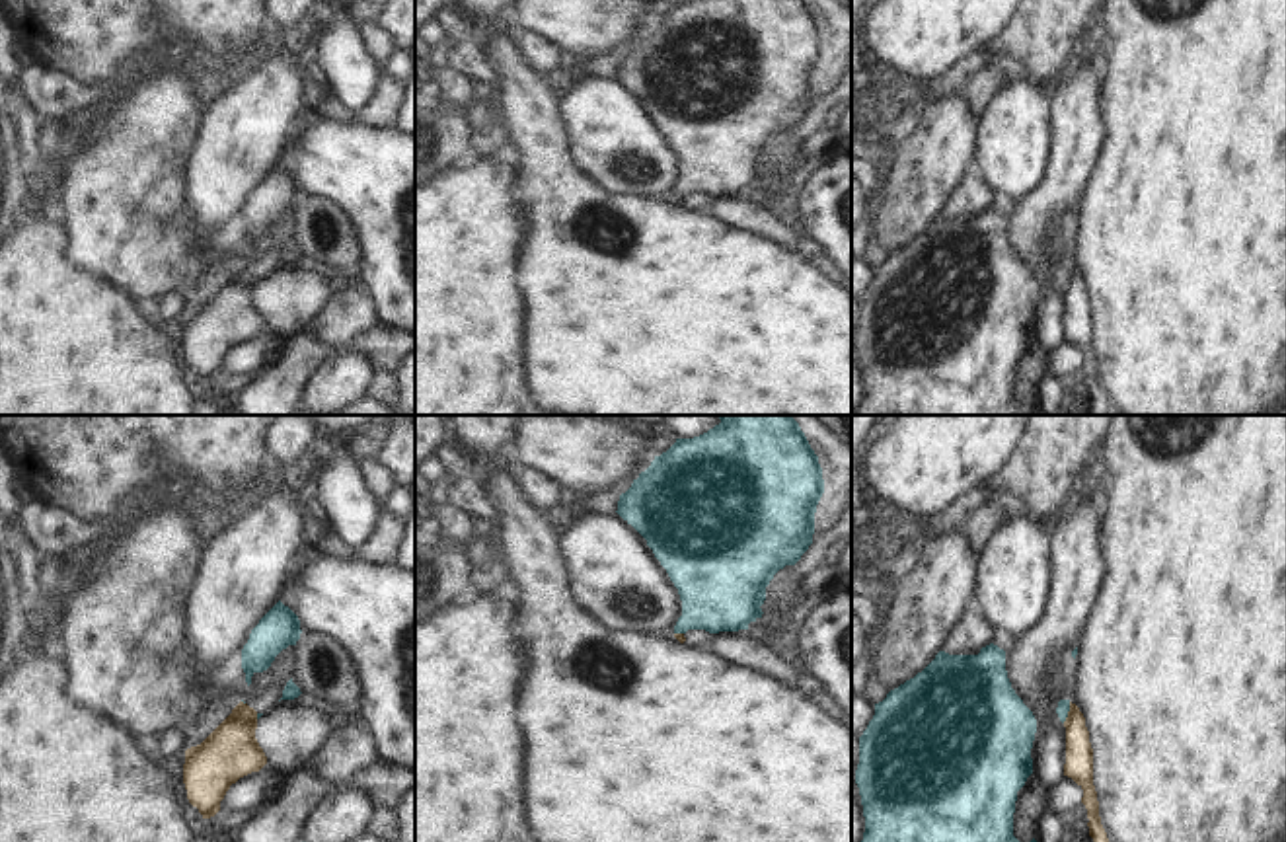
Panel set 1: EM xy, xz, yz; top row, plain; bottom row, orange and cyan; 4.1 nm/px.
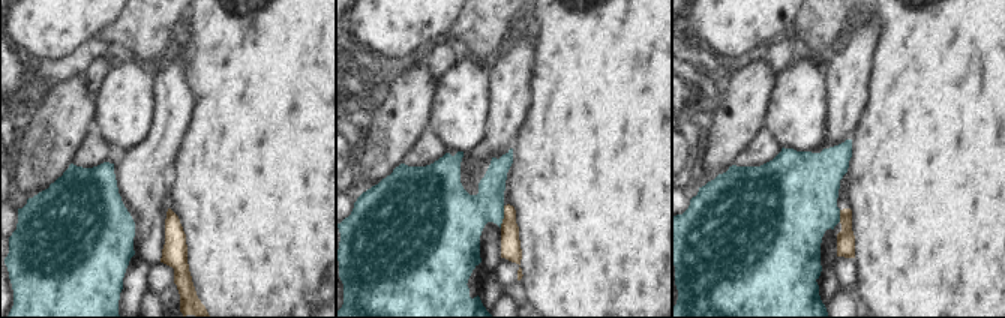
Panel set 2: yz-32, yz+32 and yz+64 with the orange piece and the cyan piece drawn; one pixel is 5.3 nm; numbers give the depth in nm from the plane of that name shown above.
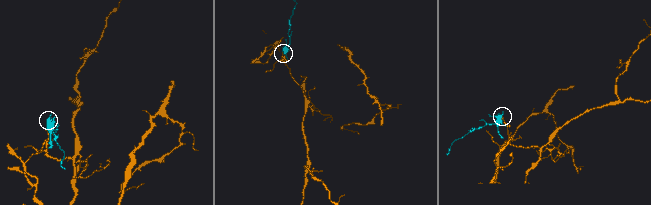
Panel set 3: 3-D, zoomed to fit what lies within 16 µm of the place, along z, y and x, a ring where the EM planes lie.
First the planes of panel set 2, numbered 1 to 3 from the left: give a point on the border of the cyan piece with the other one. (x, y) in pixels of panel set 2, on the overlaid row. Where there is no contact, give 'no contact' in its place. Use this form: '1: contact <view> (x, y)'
1: no contact
2: contact yz+32 (504, 216)
3: contact yz+64 (840, 216)

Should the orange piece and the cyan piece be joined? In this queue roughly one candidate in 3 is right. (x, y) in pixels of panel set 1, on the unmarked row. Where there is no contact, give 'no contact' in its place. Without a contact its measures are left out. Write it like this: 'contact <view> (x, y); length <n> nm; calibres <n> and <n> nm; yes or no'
contact yz (1068, 275); length 90 nm; calibres 120 and 50 nm; no

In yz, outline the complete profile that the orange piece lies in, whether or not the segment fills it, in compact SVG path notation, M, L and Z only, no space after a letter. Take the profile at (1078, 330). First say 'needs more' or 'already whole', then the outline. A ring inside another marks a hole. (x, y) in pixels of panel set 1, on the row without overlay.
already whole; M1072 265L1064 290L1066 290L1064 339L1072 341L1083 353L1081 366L1087 372L1089 400L1093 402L1095 409L1111 407L1099 380L1099 364L1093 349L1093 312L1089 306L1089 294L1085 290L1083 277Z

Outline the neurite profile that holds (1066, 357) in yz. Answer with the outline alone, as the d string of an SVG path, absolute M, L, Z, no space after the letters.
M1064 339L1058 347L1048 351L1046 370L1068 374L1081 366L1083 353L1072 341Z

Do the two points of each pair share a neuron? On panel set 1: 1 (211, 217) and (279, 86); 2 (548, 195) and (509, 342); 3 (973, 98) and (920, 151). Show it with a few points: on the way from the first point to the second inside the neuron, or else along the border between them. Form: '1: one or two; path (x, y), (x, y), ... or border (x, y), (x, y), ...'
1: one; path (221, 184), (230, 158), (254, 119)
2: two; border (529, 244), (521, 258), (527, 334)
3: two; border (959, 92), (967, 110), (977, 119)

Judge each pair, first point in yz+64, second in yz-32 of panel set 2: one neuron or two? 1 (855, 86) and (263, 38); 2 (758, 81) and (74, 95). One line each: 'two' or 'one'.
1: two
2: one

